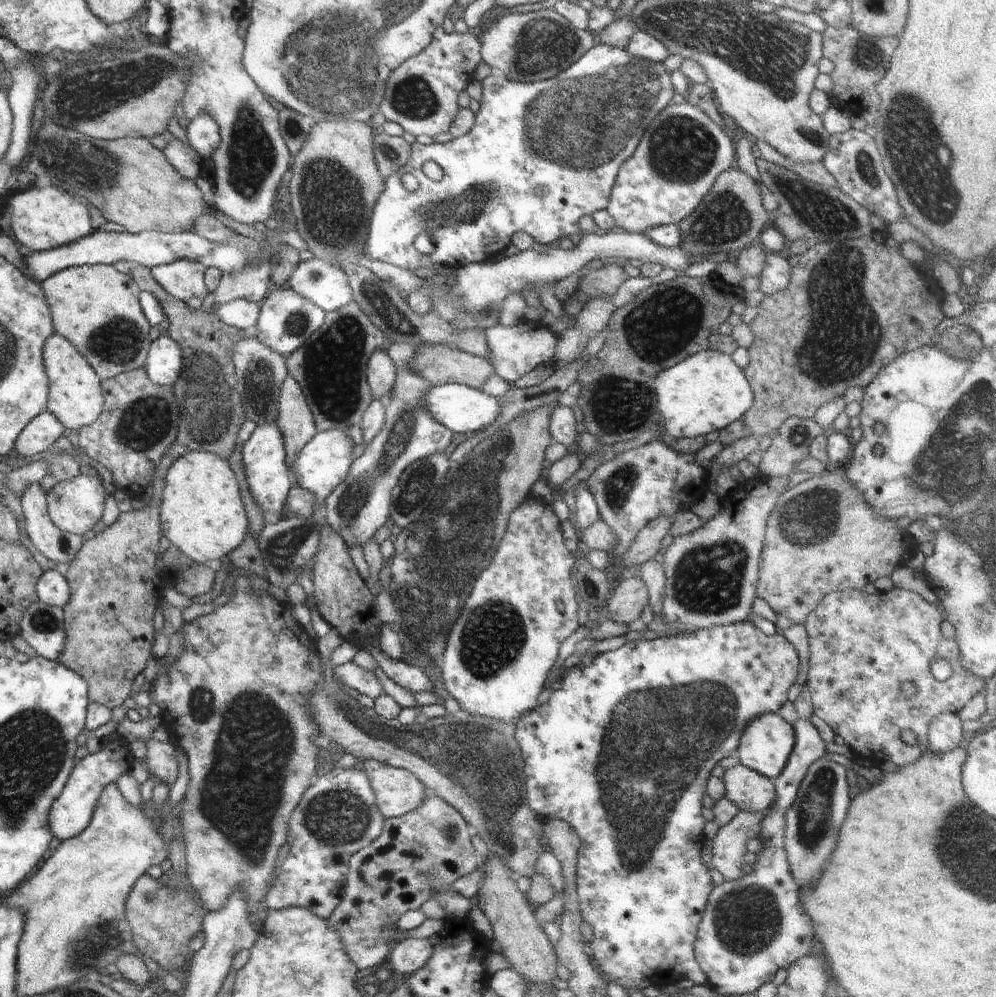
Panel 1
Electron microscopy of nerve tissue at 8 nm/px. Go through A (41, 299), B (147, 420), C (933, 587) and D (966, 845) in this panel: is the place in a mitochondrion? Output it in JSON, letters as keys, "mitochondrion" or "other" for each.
{"A":"other","B":"mitochondrion","C":"other","D":"mitochondrion"}

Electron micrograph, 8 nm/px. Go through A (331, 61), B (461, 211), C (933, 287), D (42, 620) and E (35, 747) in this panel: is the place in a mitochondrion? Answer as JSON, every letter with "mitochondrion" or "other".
{"A":"mitochondrion","B":"mitochondrion","C":"other","D":"mitochondrion","E":"mitochondrion"}

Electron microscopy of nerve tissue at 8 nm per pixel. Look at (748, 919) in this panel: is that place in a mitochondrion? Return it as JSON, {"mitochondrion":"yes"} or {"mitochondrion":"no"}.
{"mitochondrion":"yes"}

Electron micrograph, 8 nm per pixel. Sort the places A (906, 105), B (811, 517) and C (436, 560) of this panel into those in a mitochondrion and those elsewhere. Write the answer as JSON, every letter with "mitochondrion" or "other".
{"A":"mitochondrion","B":"mitochondrion","C":"mitochondrion"}

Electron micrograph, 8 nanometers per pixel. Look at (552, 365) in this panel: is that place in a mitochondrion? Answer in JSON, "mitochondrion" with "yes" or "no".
{"mitochondrion":"no"}

